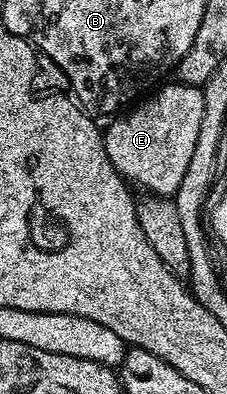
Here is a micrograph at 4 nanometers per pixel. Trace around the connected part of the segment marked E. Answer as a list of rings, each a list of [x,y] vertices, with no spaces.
[[[163,85],[148,95],[153,97],[145,96],[120,115],[125,117],[117,116],[117,121],[109,129],[105,128],[102,136],[110,163],[114,163],[125,181],[137,190],[144,189],[140,191],[145,194],[172,199],[178,191],[178,183],[182,183],[182,175],[186,175],[191,157],[194,156],[194,146],[198,144],[204,90],[199,85]]]

